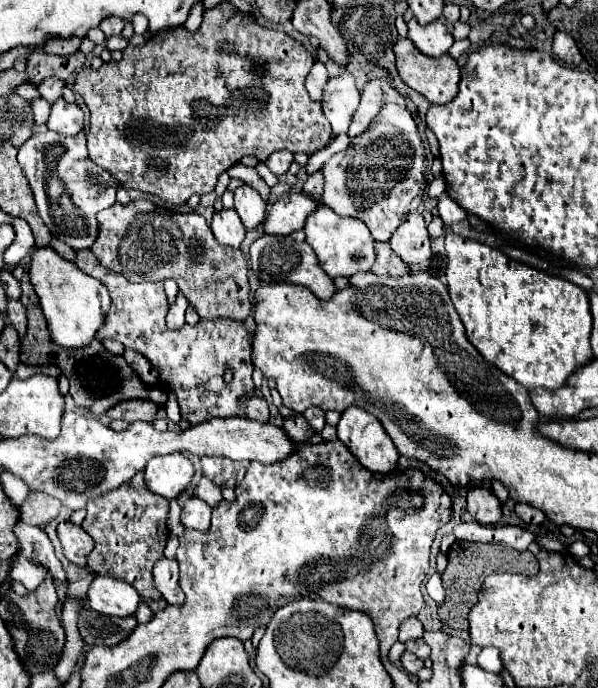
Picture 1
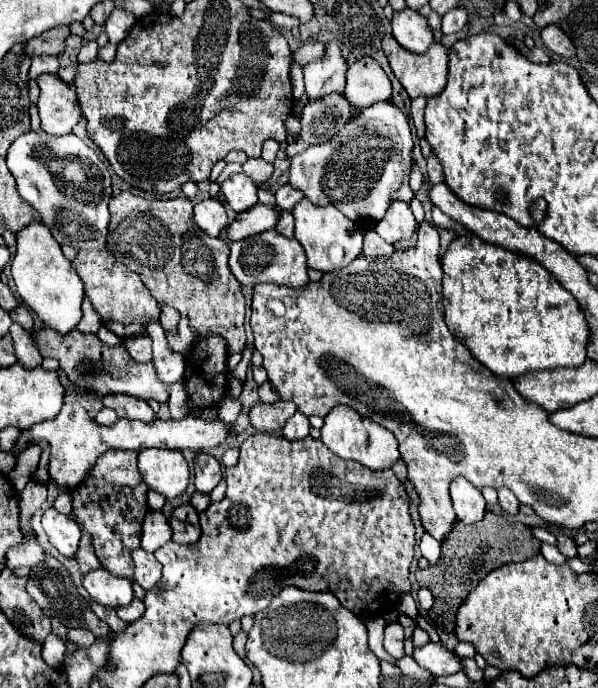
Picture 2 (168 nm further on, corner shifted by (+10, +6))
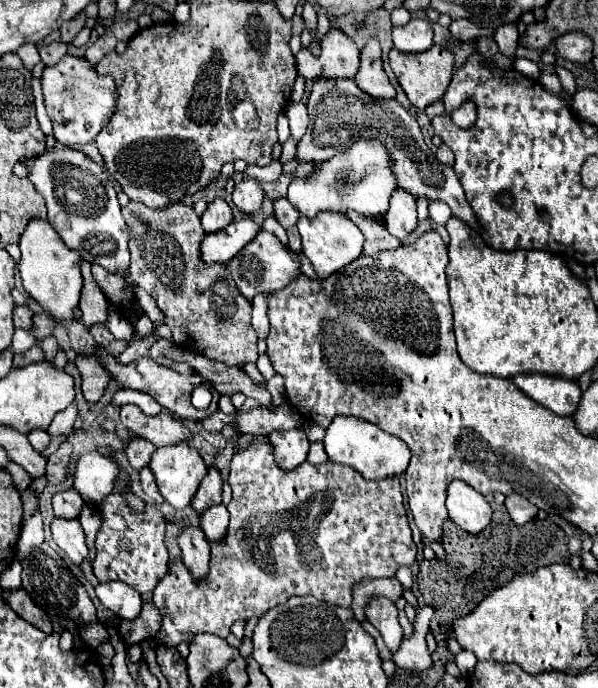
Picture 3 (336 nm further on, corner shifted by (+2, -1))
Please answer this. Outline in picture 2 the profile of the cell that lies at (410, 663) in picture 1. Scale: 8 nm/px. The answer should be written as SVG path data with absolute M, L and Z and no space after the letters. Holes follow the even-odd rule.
M396 621L396 623L388 623L384 627L384 649L394 657L394 659L400 659L404 657L404 631L402 631L402 625Z

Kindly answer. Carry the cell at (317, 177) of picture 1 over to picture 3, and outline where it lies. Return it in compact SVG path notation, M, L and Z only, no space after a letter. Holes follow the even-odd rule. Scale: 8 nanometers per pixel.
M278 198L274 202L274 216L280 220L280 224L284 228L290 228L290 226L296 226L300 214L296 212L296 208L292 204L288 204L286 198Z

